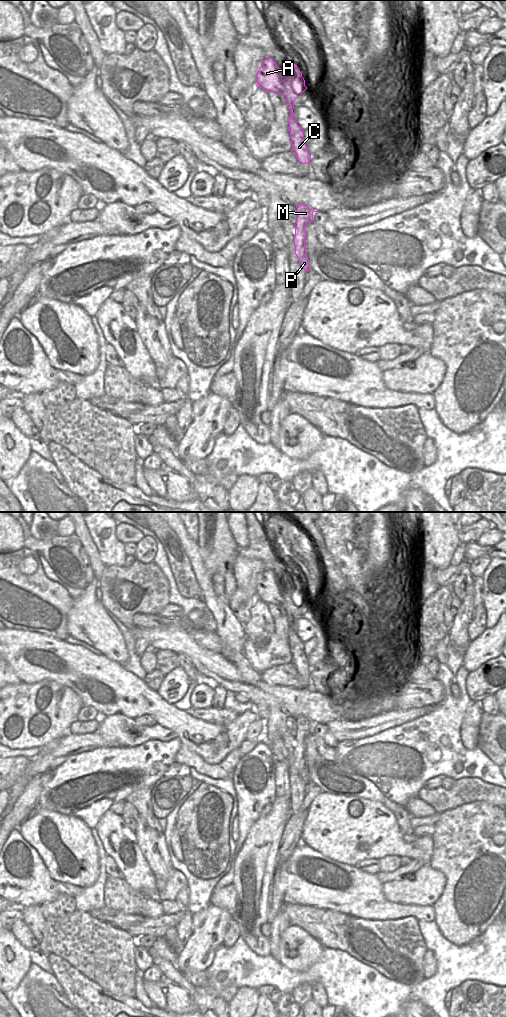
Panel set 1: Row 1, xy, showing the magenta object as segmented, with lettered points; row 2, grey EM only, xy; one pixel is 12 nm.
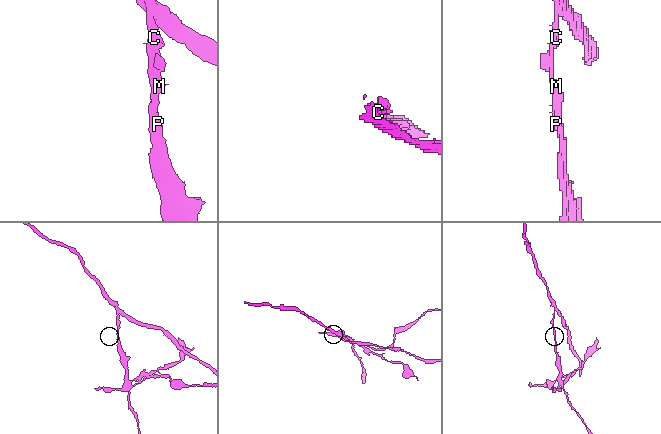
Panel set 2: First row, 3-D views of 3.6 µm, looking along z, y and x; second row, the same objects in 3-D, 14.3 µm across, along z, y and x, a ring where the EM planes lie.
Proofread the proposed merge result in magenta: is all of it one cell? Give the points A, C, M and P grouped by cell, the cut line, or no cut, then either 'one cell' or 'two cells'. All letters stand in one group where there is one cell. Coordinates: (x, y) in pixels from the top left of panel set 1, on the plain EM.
A / C M P; cut in xy along (291, 650), (300, 651), (303, 654); two cells

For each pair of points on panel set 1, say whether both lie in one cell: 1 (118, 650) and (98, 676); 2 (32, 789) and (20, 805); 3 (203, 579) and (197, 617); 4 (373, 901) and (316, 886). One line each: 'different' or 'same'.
1: different
2: same
3: different
4: same

